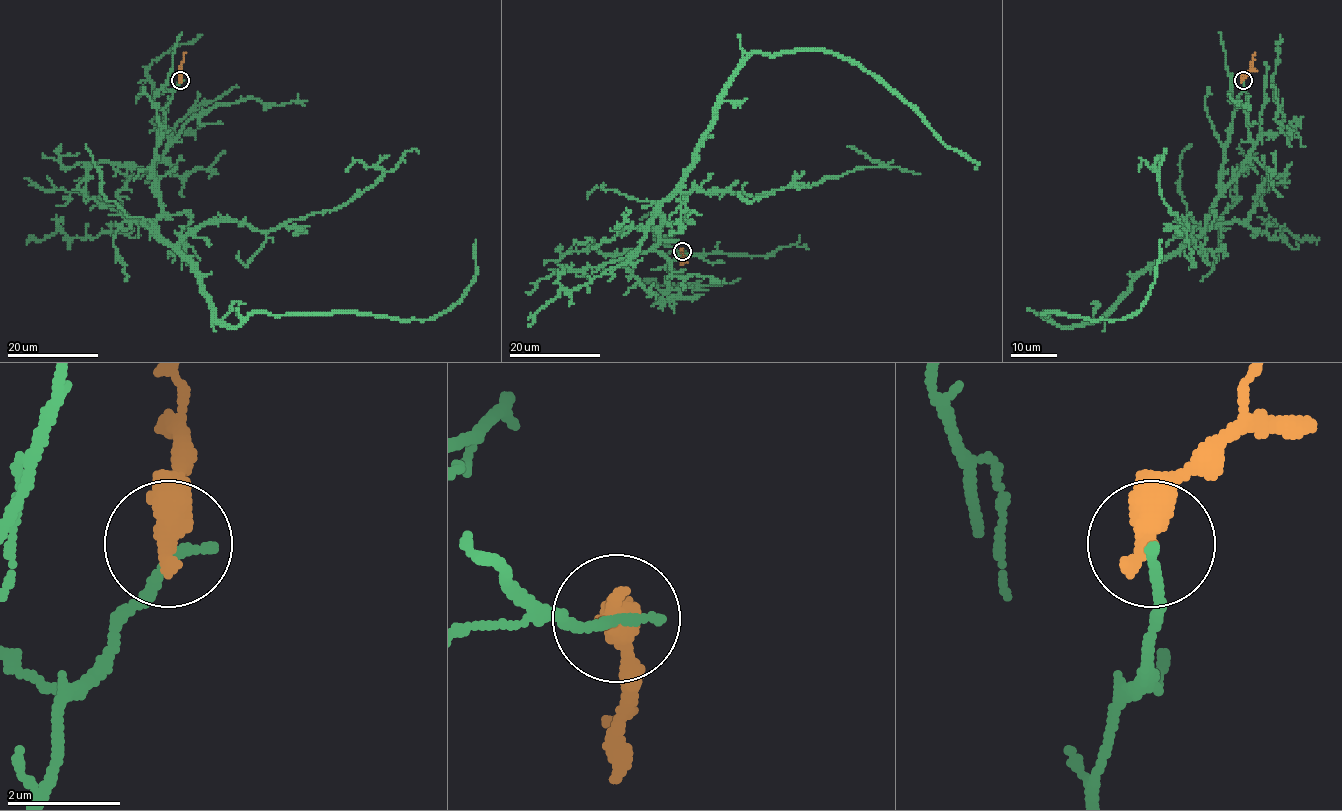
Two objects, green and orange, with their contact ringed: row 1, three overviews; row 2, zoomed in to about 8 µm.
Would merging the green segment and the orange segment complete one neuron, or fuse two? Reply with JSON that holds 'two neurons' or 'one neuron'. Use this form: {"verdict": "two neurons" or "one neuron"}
{"verdict": "two neurons"}

